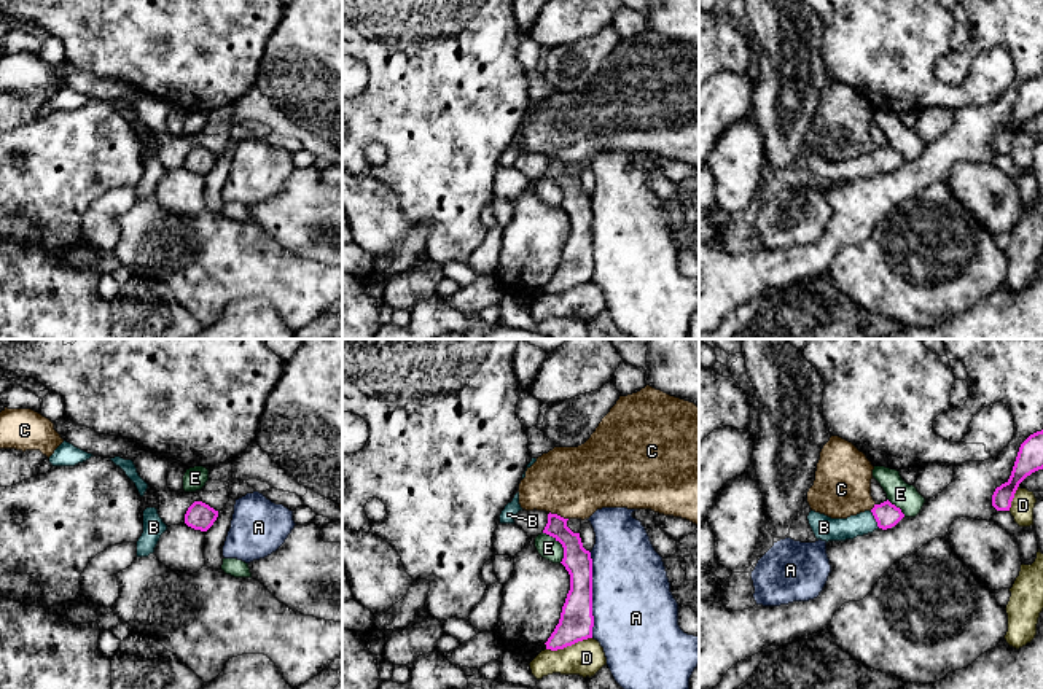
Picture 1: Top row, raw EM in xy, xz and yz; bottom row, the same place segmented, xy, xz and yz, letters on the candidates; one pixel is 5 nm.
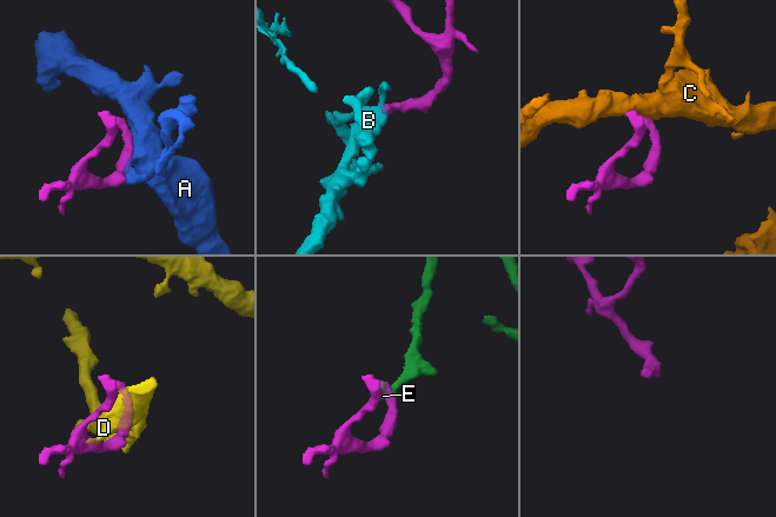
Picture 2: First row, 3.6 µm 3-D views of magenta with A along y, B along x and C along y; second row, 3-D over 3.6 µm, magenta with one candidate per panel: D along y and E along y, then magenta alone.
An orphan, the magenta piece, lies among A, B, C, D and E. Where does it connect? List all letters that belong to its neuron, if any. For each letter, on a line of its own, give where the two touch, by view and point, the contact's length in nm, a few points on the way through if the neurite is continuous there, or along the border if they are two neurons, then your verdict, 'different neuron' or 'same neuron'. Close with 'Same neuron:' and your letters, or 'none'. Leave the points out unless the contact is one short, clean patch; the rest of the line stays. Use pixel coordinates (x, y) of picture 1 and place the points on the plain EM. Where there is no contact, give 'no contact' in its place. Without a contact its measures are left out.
A: contact xz (591, 239); length 440 nm; different neuron
B: contact yz (875, 161); length 100 nm; way yz (886, 158), (875, 161), (849, 172), (827, 172); same neuron
C: contact xz (559, 159); length 100 nm; border xz (550, 155), (567, 163); different neuron
D: contact xz (569, 288); length 240 nm; different neuron
E: contact xz (561, 186); length 180 nm; border xz (543, 175), (561, 188), (561, 206); different neuron
Same neuron: B

